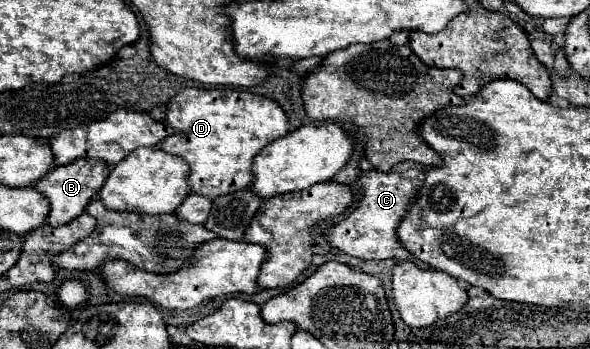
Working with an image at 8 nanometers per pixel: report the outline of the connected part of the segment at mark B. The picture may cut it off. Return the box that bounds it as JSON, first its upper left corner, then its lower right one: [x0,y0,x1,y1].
[35,160,109,226]

